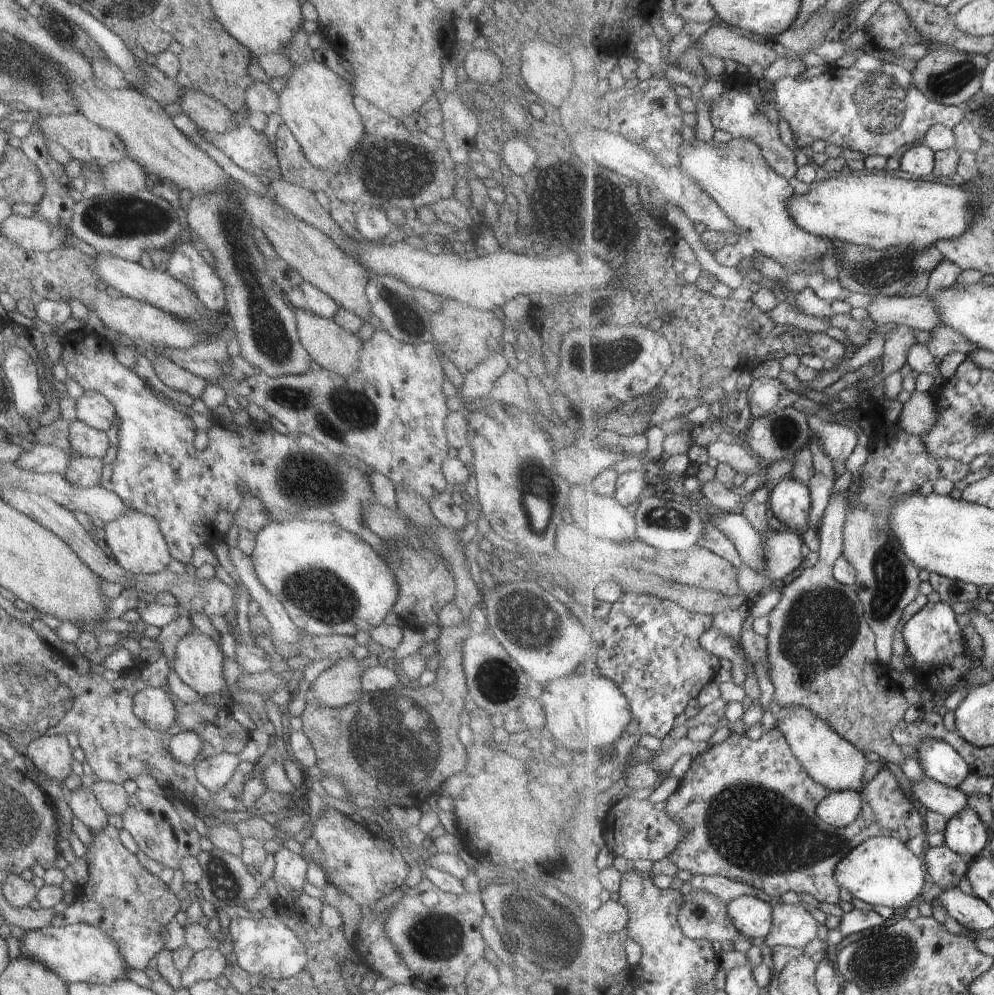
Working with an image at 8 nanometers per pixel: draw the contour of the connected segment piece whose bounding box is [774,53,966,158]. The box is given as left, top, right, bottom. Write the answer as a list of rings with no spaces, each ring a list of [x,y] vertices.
[[[867,53],[867,70],[861,68],[837,68],[837,74],[823,72],[816,77],[799,82],[796,77],[782,77],[775,82],[775,109],[788,123],[796,143],[803,151],[815,140],[824,140],[826,144],[836,144],[841,149],[862,152],[867,156],[884,156],[891,158],[903,144],[923,144],[925,135],[935,125],[955,128],[965,119],[965,104],[942,105],[930,99],[918,86],[913,73],[895,64],[873,58]]]

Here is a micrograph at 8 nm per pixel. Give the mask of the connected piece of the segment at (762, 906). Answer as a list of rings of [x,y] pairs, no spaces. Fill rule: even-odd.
[[[743,895],[728,902],[729,916],[738,932],[748,938],[767,938],[773,928],[772,906],[757,897]]]

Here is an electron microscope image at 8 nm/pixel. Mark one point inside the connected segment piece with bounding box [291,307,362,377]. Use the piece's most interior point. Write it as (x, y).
(332, 348)

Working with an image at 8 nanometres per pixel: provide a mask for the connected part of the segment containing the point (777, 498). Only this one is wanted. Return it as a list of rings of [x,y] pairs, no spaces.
[[[792,476],[783,479],[771,491],[770,509],[791,532],[801,536],[810,526],[812,493],[809,485]]]

